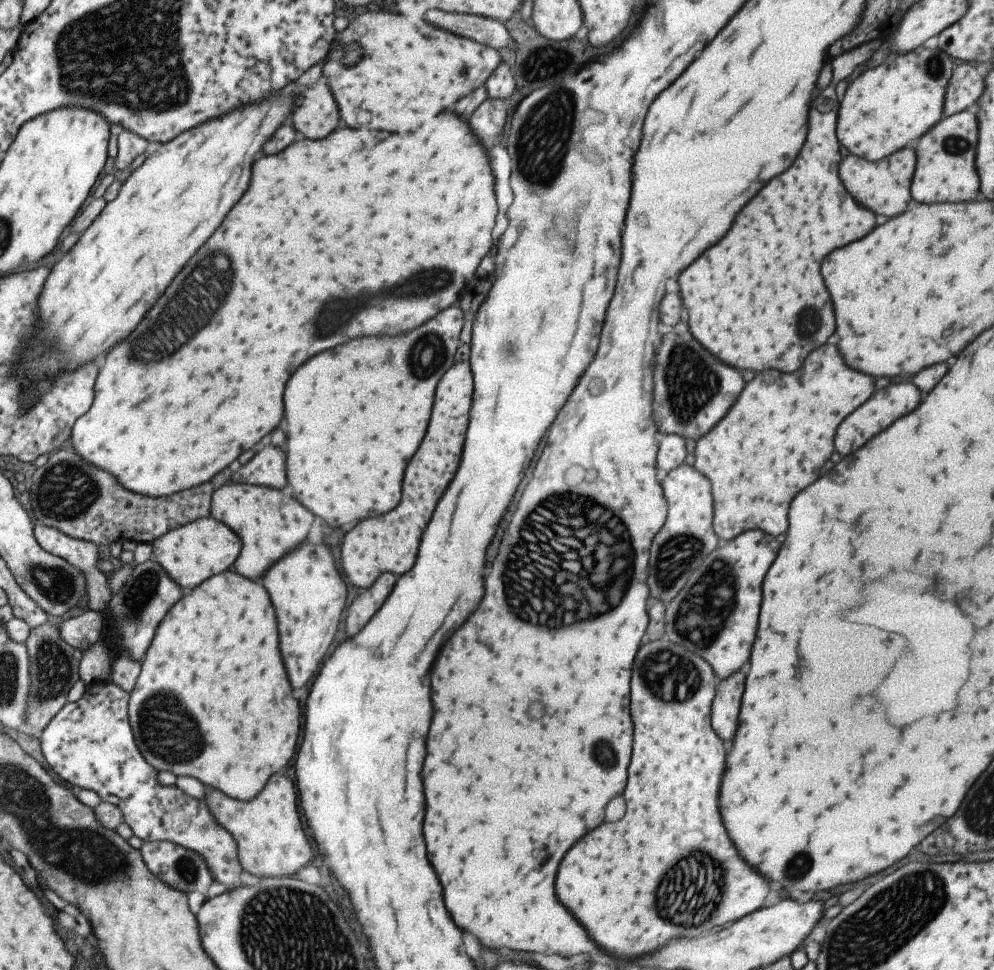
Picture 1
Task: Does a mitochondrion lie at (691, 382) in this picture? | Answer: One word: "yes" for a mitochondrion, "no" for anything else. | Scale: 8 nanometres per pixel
yes

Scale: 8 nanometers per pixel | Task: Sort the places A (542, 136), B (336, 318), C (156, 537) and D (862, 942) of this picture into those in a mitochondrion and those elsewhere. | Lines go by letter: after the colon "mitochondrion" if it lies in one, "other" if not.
A: mitochondrion
B: mitochondrion
C: other
D: mitochondrion

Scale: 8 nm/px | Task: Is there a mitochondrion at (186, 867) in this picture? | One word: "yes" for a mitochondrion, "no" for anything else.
yes

